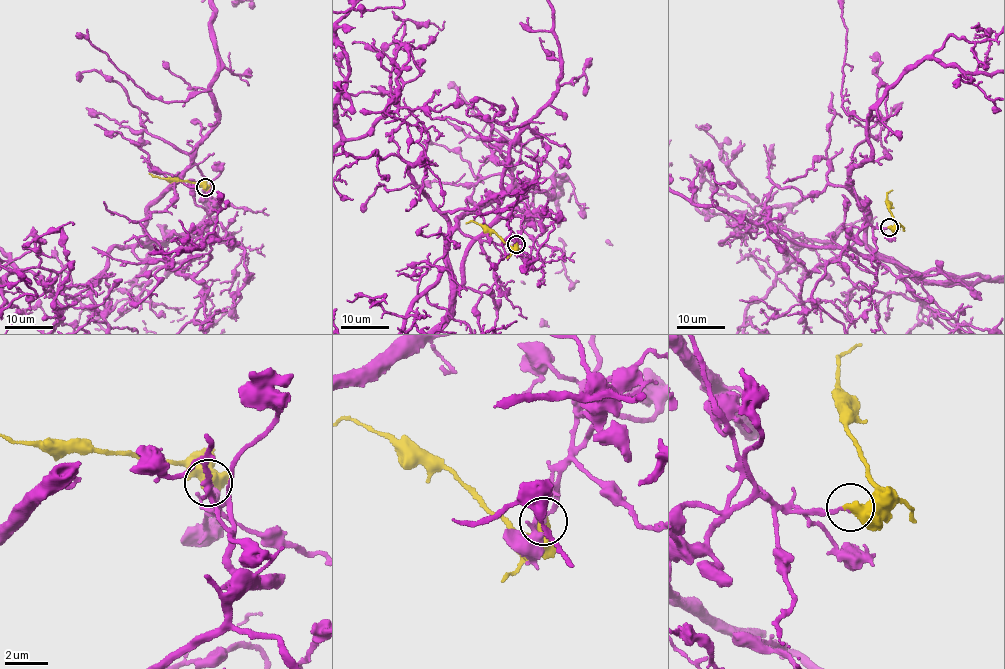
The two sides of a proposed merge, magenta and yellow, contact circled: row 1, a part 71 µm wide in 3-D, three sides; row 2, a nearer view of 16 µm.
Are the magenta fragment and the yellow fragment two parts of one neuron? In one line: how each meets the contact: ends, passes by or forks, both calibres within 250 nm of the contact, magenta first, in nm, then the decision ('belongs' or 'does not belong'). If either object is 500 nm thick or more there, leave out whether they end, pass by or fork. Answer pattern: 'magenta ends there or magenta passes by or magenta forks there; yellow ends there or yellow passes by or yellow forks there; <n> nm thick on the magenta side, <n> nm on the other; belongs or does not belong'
180 nm thick on the magenta side, 650 nm on the other; belongs

